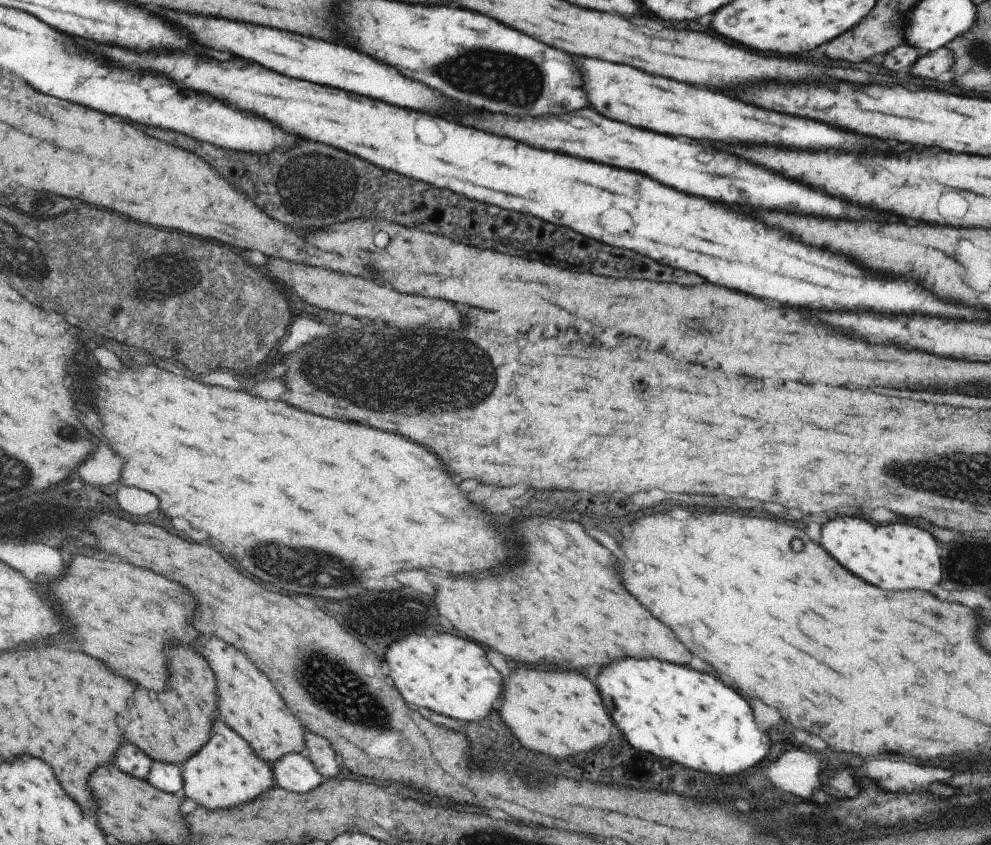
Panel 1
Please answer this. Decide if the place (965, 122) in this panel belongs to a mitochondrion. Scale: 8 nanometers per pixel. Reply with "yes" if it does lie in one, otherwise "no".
no

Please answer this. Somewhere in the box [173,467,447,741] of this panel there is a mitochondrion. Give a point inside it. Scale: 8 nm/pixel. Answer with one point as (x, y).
(324, 691)

